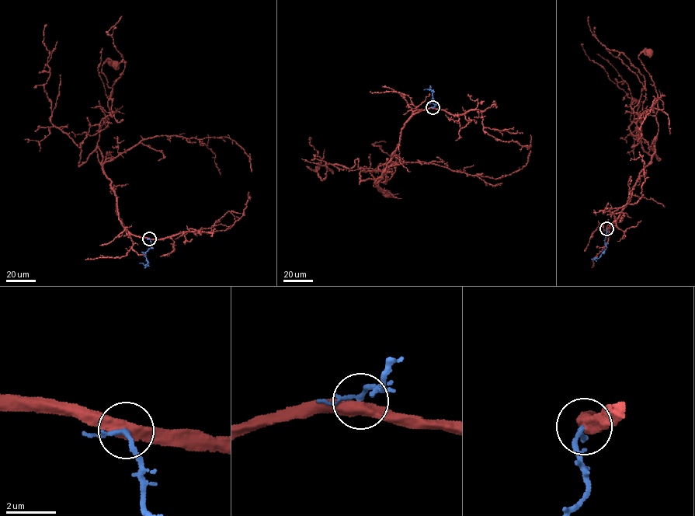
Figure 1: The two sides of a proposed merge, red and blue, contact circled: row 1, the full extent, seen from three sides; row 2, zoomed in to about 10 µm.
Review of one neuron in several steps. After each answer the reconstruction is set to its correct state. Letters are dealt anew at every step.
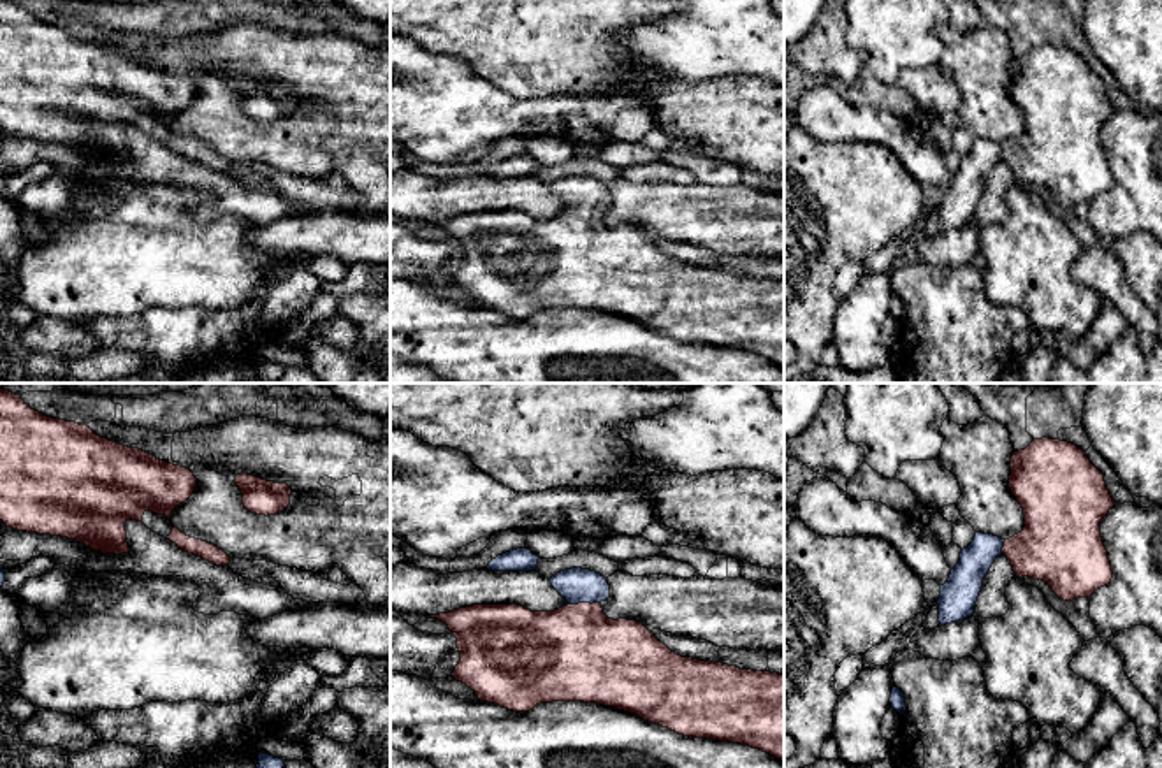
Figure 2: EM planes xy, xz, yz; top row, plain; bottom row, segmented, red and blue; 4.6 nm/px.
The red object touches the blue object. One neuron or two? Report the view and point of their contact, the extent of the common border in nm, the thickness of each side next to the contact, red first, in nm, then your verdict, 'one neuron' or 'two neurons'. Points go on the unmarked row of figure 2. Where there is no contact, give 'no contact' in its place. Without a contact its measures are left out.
xz (584, 210) | 140 nm | 440/160 nm | one neuron

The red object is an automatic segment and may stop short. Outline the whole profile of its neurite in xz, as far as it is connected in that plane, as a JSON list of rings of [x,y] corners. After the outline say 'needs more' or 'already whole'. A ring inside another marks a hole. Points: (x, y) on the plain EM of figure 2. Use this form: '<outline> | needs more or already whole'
[[[564,176],[552,183],[550,190],[568,207],[566,213],[554,218],[531,218],[520,211],[473,211],[429,221],[445,228],[457,244],[461,267],[452,283],[473,295],[480,308],[513,318],[529,318],[540,309],[552,308],[599,309],[636,320],[643,327],[684,343],[749,351],[784,367],[784,281],[682,264],[643,230],[608,225],[599,209],[610,204],[610,192],[596,178]]] | needs more

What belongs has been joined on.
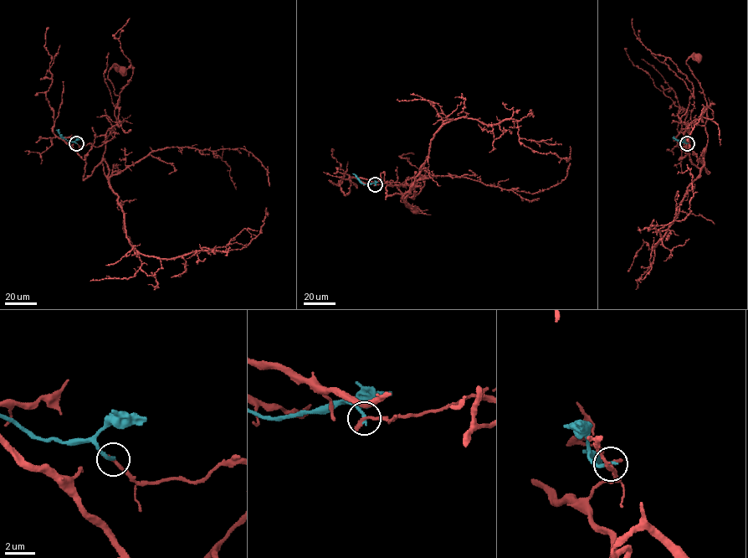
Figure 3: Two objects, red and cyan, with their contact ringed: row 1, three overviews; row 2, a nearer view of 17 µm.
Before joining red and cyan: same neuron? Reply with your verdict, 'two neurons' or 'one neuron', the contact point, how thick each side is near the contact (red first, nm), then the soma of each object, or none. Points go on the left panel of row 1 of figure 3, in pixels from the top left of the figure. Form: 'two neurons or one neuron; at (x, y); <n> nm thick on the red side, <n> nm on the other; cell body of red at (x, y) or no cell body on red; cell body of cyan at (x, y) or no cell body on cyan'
two neurons; at (76, 143); 280 nm thick on the red side, 240 nm on the other; cell body of red at (122, 70); no cell body on cyan

